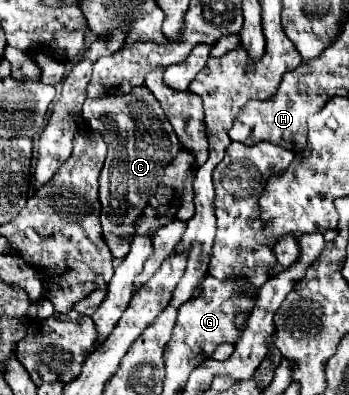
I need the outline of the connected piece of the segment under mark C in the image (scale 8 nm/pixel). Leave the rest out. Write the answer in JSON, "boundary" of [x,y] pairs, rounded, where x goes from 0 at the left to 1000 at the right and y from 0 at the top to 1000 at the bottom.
{"boundary":[[[384,223],[367,243],[298,243],[246,253],[235,294],[264,329],[298,344],[309,359],[309,400],[287,441],[287,511],[292,511],[292,582],[304,618],[327,653],[355,653],[384,603],[384,567],[407,547],[430,496],[441,496],[476,420],[516,380],[516,359],[493,334],[487,309],[464,289],[453,253],[413,233],[418,223]]]}

